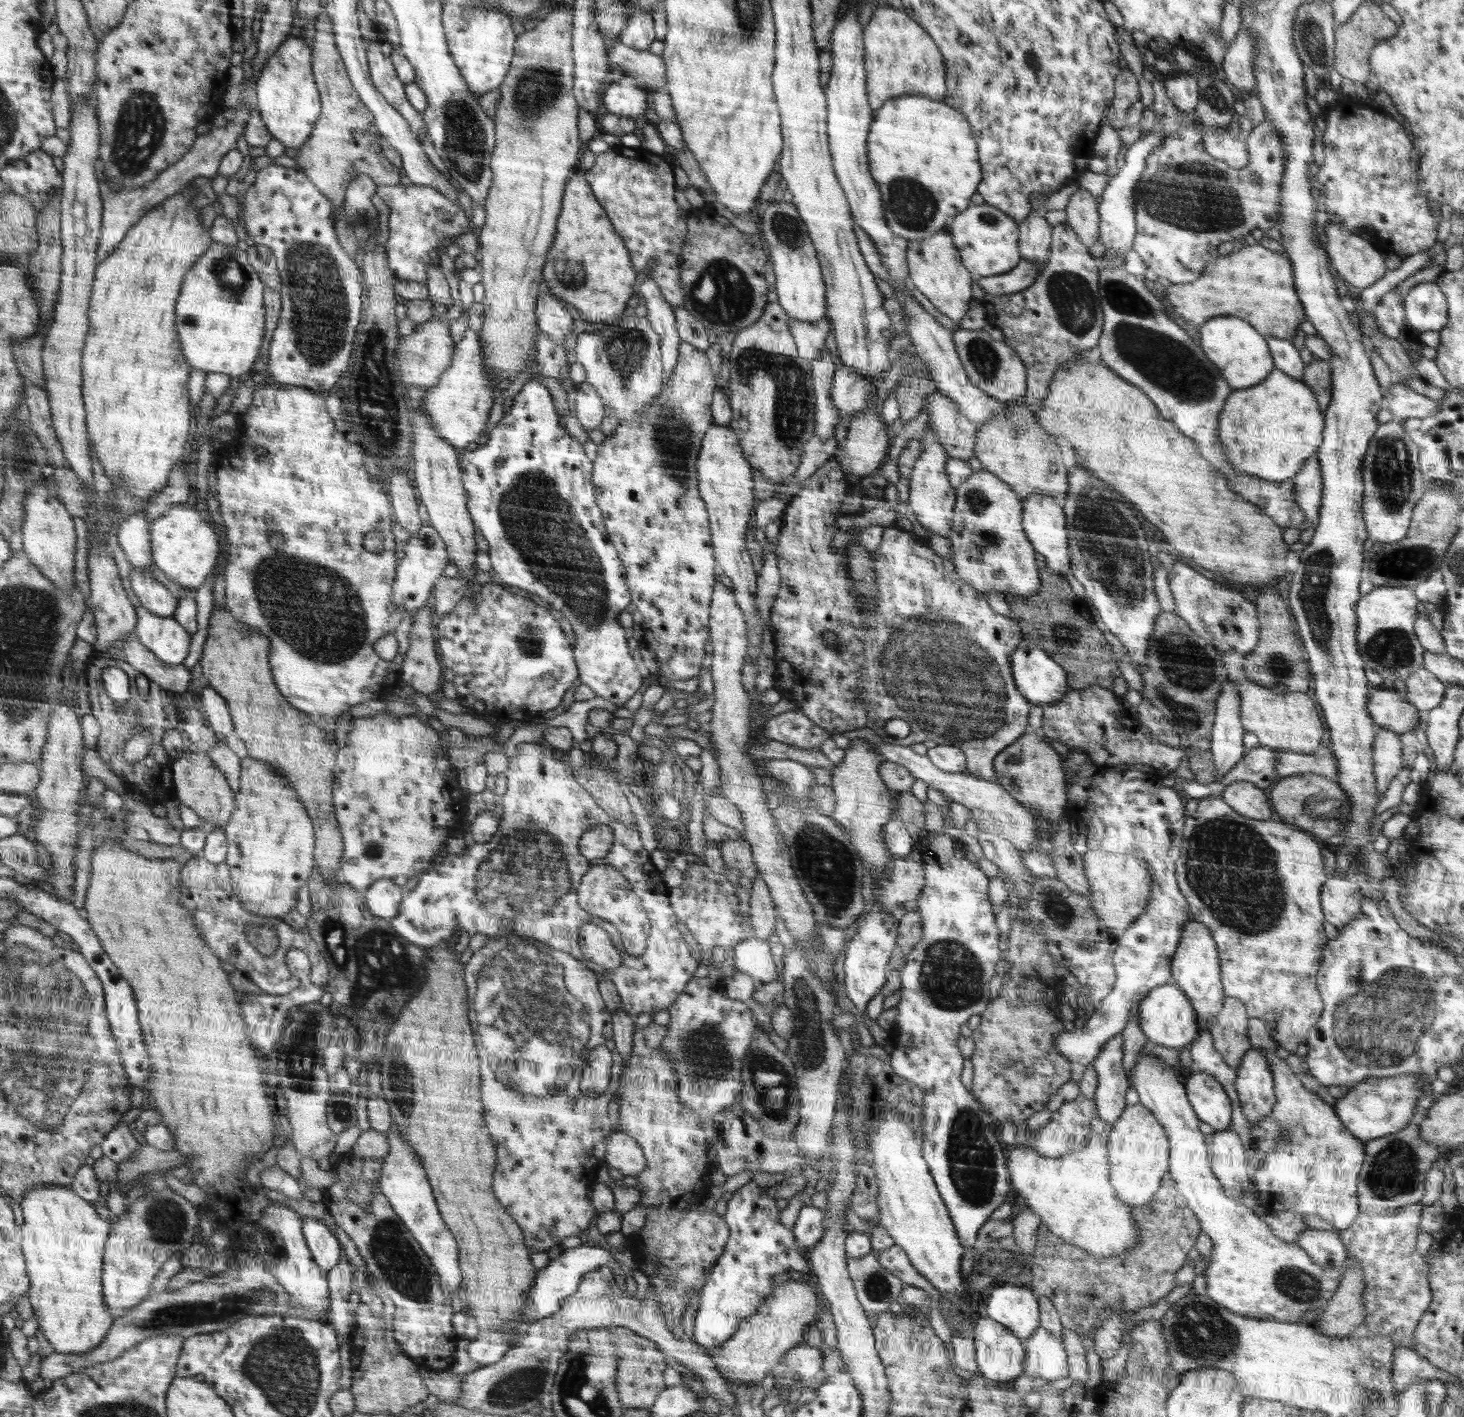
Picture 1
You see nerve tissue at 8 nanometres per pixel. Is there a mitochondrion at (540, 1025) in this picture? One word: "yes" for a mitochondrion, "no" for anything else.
yes

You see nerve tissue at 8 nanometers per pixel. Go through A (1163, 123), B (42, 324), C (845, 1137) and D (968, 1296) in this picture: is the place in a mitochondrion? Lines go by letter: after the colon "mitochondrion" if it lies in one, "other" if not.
A: other
B: other
C: other
D: other

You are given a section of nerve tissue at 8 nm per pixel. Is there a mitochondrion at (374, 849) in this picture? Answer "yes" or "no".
yes

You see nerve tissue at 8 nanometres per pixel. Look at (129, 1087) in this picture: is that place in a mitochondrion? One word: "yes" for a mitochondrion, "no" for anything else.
no

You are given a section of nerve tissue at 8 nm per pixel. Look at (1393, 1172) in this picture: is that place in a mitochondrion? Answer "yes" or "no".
yes

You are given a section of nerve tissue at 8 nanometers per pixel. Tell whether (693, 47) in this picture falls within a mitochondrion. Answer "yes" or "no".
no

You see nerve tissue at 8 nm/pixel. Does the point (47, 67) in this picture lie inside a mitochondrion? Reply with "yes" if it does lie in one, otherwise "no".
no

